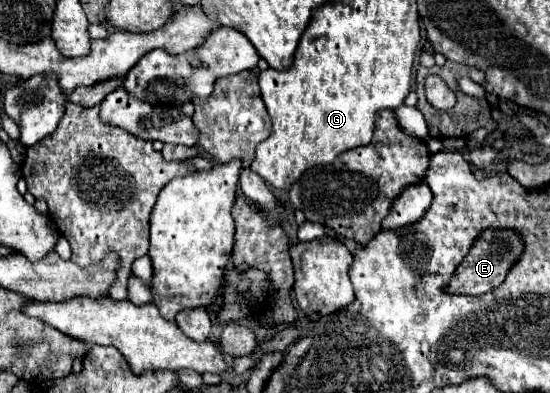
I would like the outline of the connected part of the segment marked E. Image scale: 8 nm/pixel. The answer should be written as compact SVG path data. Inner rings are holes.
M486 229L482 235L474 241L472 249L464 257L464 261L456 267L456 273L452 275L450 283L444 285L444 291L448 293L462 293L462 295L482 295L502 285L512 265L522 257L524 253L524 239L514 229Z

